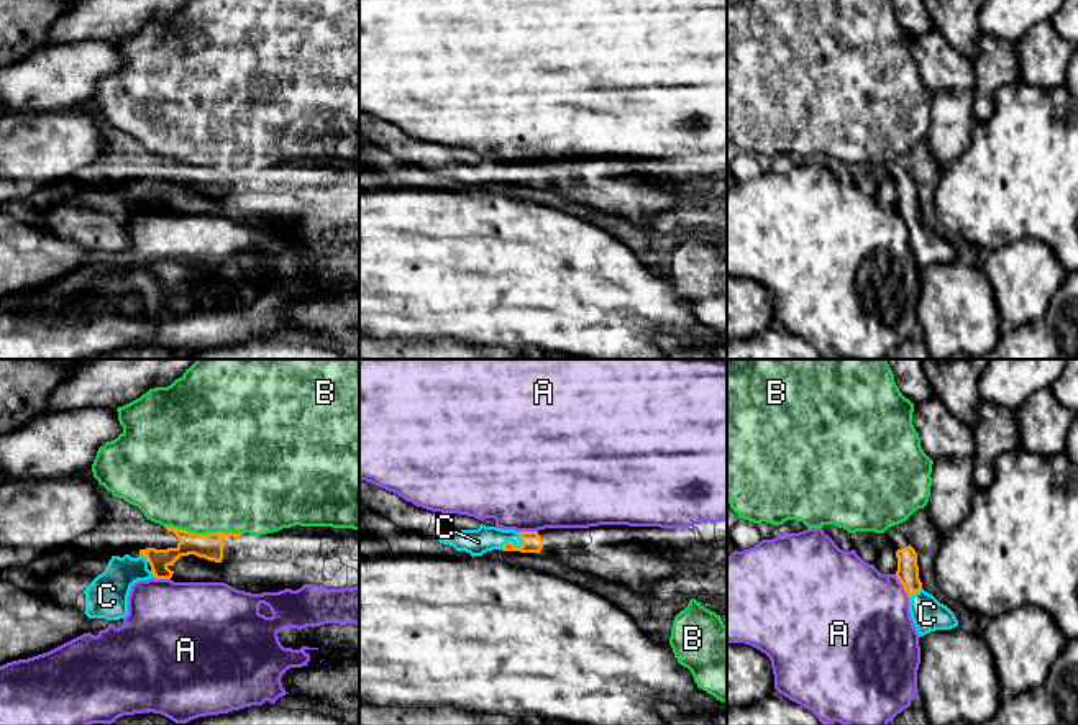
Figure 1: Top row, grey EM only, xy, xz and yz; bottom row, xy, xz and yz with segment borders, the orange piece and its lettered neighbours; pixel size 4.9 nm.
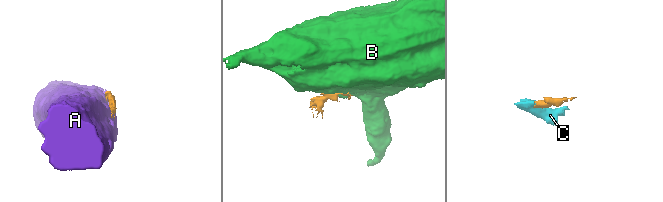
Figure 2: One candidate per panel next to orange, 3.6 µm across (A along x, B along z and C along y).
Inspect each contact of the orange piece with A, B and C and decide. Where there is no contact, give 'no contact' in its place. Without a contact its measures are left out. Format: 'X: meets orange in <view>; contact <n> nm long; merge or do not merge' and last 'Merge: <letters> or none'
A: meets orange in yz; contact 140 nm long; do not merge
B: meets orange in xy; contact 380 nm long; do not merge
C: meets orange in xz; contact 140 nm long; merge
Merge: C

